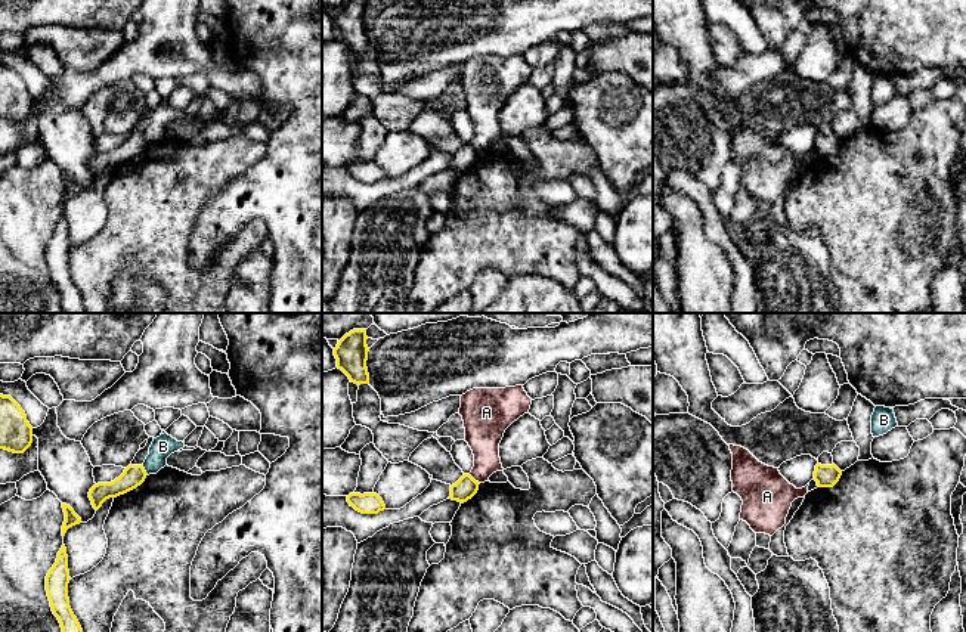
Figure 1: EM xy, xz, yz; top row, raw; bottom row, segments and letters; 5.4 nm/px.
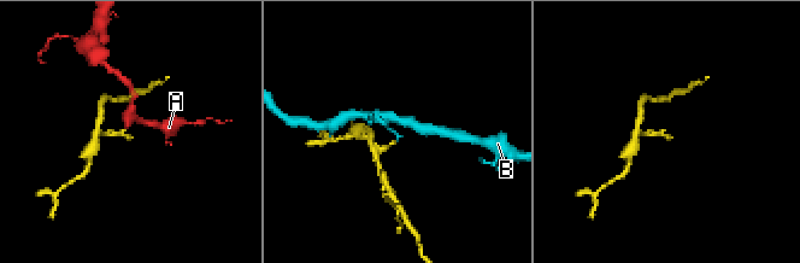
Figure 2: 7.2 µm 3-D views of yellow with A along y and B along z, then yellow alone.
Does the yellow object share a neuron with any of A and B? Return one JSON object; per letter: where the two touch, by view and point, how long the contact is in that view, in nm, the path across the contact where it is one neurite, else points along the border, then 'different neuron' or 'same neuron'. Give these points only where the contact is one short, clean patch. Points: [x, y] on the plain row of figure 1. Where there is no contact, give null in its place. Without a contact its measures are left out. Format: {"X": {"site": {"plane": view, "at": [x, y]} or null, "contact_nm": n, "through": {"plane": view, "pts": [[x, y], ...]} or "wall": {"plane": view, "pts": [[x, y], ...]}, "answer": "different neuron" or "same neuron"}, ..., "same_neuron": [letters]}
{"A": {"site": {"plane": "xz", "at": [473, 148]}, "contact_nm": 80, "wall": {"plane": "xz", "pts": [[468, 143], [479, 152]]}, "answer": "different neuron"}, "B": {"site": {"plane": "xy", "at": [144, 139]}, "contact_nm": 70, "answer": "different neuron"}, "same_neuron": []}

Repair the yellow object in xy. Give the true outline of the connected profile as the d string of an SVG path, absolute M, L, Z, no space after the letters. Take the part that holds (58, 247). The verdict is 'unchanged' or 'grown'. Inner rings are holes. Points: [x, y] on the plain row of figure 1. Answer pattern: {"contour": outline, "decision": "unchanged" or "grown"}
{"contour": "M62 214L58 221L56 232L46 245L46 260L50 270L53 284L58 286L62 297L62 309L65 313L84 313L83 298L69 276L68 267L68 224L66 217Z", "decision": "unchanged"}

